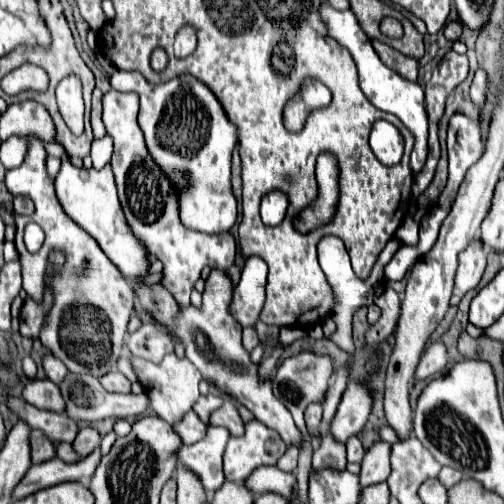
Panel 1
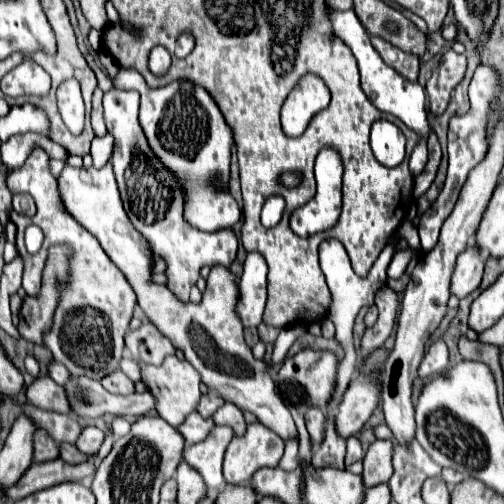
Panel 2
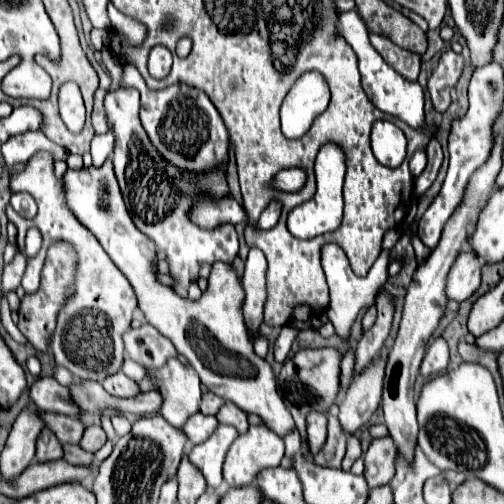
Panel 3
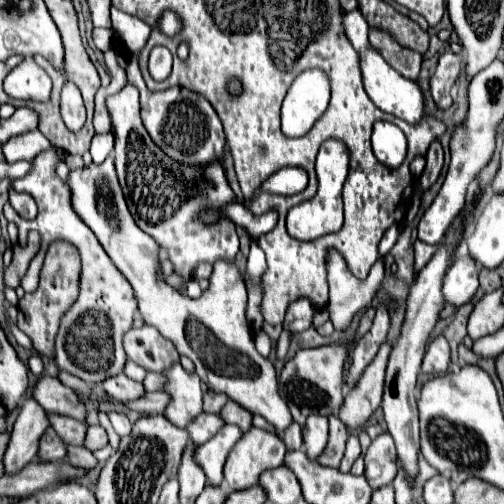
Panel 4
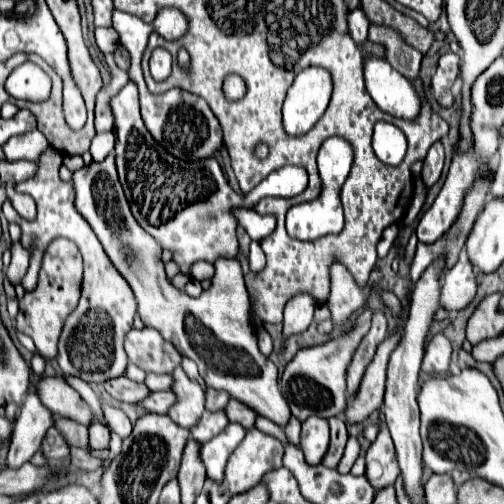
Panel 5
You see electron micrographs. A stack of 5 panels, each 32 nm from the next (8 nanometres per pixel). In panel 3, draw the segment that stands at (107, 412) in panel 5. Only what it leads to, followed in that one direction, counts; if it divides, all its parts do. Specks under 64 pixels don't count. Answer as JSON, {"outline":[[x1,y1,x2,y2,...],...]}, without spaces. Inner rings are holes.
{"outline":[[116,414,116,416,112,418,112,426,114,426,114,430,116,430,118,436,124,436,124,434,130,432,132,424,127,420,127,418,124,418,122,414]]}

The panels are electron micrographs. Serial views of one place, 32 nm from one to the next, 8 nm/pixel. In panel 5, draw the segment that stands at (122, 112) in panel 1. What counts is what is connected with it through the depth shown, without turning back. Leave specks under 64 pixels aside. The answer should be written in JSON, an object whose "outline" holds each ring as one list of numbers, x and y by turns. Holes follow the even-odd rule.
{"outline":[[128,82,116,96,112,96,110,108,114,114,116,168,124,194,128,196,130,210,136,222,154,236,162,248,172,252,172,260,178,264,180,274,188,274,194,262,216,262,218,258,234,258,238,254,236,220,230,214,234,206,252,208,264,196,288,198,300,194,308,184,304,168,284,166,272,172,248,196,238,196,228,186,216,158,208,158,206,162,184,162,170,156,150,136,140,116,138,88,134,82]]}

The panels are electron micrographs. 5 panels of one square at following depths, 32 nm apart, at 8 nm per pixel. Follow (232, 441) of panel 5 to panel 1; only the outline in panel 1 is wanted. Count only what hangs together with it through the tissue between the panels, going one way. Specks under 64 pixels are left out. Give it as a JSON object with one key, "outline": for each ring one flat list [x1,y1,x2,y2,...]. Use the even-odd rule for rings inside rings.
{"outline":[[210,426,206,430,206,436,200,442,192,446,180,446,176,452,178,464,194,472,202,480,202,486,208,494,216,492,224,484,222,454,228,438,230,438,230,432,226,428]]}

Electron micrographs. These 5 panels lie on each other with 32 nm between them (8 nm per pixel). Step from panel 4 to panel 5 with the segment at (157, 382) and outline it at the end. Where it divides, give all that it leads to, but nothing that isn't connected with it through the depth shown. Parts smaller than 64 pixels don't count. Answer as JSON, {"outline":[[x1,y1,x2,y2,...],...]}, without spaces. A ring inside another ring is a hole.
{"outline":[[148,373,144,381,152,392,169,390,172,382,172,376,168,374,156,375,154,373]]}

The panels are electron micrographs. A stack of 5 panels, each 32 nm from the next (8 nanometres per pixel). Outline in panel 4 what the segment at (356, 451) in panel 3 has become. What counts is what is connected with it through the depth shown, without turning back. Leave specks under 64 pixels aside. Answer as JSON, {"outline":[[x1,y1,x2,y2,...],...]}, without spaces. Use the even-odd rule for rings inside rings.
{"outline":[[350,436,348,438,348,444,346,444,346,454,344,454,344,460,340,464,340,470,342,472,350,472,354,460,360,456,360,442,358,442,358,436]]}

